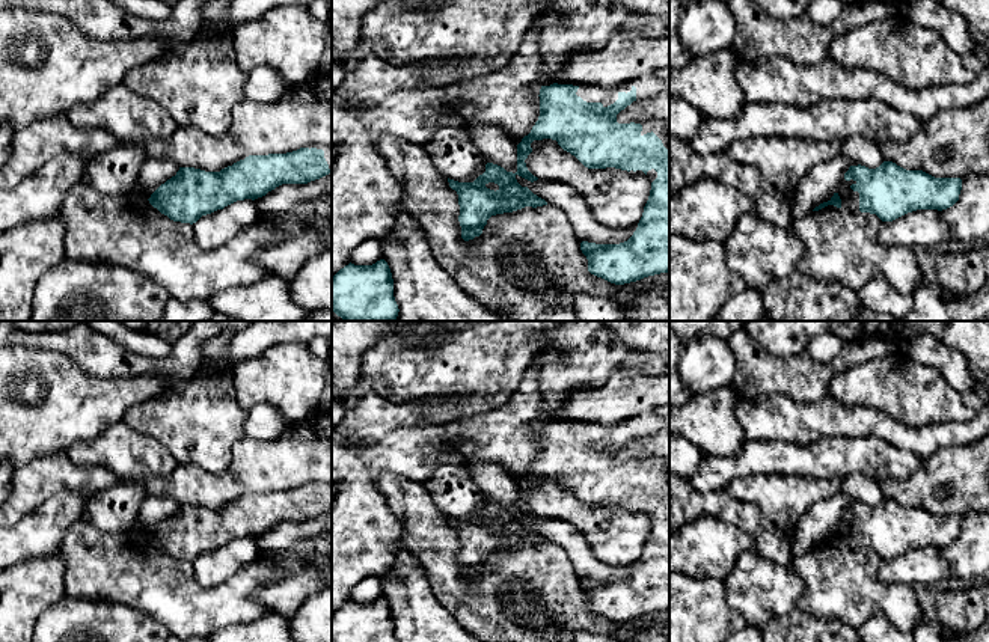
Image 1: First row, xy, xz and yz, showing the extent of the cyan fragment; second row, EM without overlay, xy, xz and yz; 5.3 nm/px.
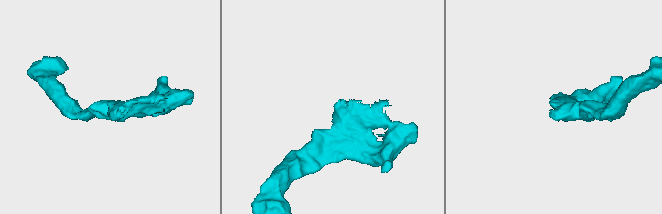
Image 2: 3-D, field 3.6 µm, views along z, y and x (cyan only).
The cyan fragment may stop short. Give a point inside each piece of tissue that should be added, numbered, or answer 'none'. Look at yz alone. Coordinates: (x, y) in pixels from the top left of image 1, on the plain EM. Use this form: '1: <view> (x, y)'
1: yz (849, 537)

